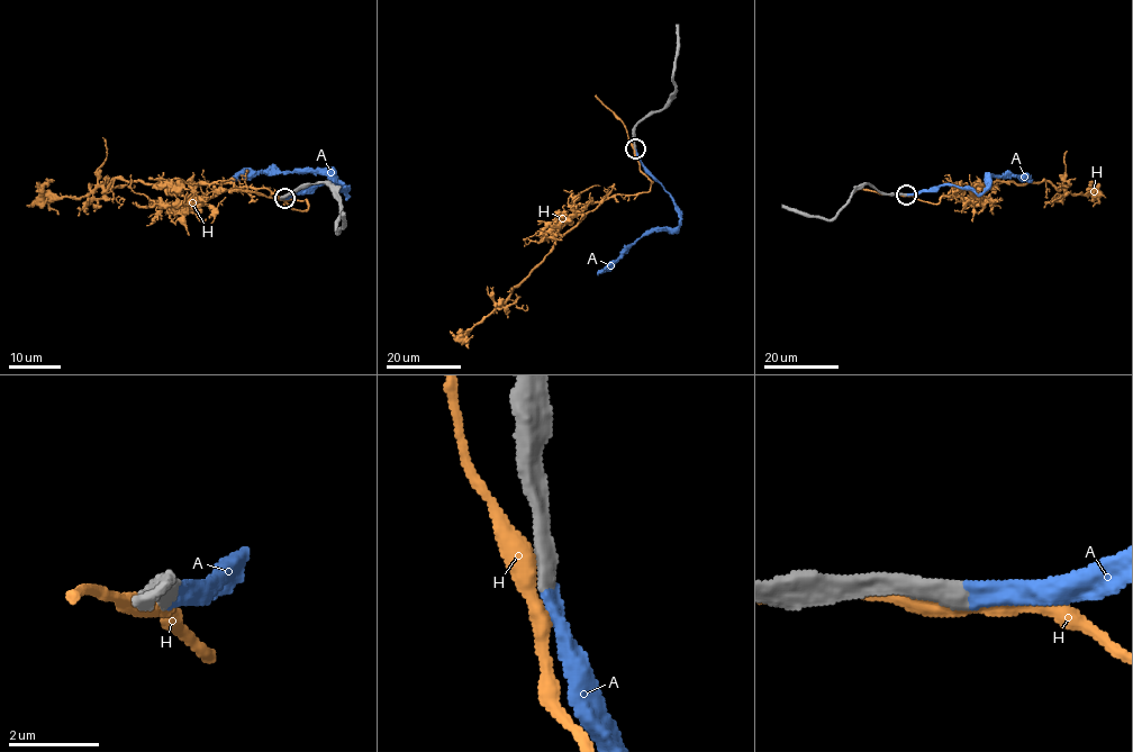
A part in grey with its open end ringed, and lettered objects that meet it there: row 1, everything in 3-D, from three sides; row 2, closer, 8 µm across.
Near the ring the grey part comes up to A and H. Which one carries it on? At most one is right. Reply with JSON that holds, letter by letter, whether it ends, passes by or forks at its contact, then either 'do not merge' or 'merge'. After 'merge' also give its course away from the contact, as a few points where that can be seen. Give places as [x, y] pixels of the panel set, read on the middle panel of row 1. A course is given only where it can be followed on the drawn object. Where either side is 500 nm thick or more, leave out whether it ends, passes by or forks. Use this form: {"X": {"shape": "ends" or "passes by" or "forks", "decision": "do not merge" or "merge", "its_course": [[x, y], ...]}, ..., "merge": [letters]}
{"A": {"shape": "ends", "decision": "merge", "its_course": [[635, 148], [637, 161], [669, 195], [681, 223], [676, 228], [647, 230], [597, 273]]}, "H": {"shape": "passes by", "decision": "do not merge"}, "merge": ["A"]}

